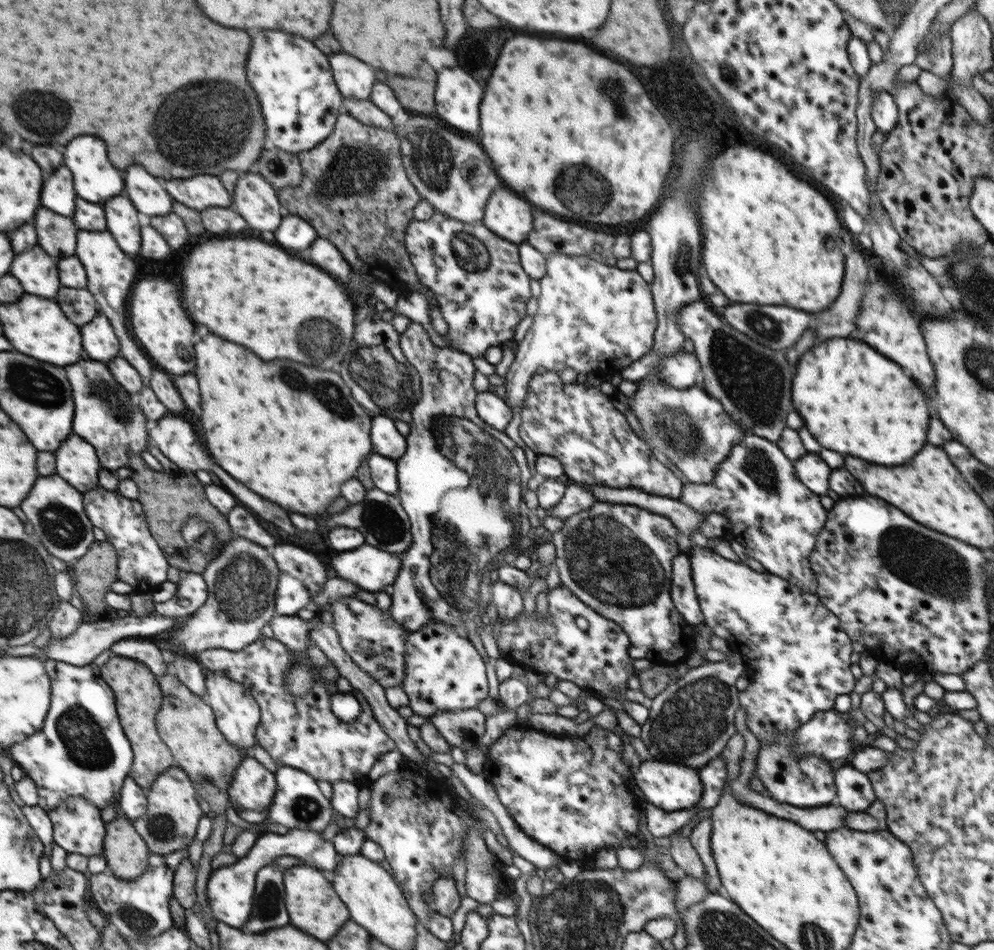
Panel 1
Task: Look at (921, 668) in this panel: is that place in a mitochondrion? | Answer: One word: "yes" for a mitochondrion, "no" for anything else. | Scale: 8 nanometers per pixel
no

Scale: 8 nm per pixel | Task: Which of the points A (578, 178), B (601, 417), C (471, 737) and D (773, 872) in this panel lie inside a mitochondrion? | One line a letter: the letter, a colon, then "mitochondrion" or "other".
A: mitochondrion
B: other
C: other
D: other

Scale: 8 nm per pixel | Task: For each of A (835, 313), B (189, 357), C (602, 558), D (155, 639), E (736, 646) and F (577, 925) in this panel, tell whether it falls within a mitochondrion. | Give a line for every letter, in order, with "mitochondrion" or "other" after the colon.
A: other
B: other
C: mitochondrion
D: other
E: other
F: mitochondrion

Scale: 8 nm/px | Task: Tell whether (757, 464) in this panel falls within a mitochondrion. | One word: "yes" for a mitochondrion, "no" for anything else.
yes

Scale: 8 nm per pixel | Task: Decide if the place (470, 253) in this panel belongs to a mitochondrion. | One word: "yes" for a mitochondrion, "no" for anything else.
yes

